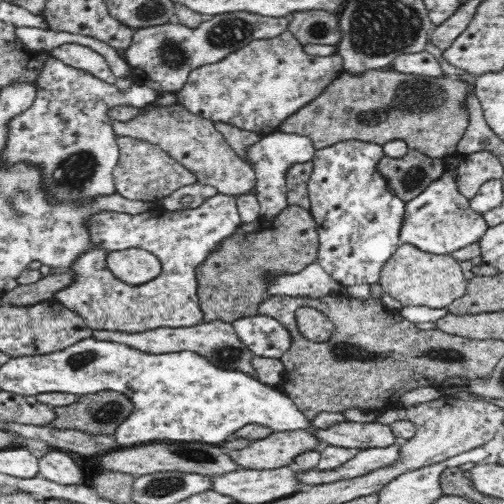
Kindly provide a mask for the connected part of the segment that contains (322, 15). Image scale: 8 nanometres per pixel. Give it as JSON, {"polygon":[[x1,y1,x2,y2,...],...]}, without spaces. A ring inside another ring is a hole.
{"polygon":[[298,12,290,18,289,31,302,46,338,47,341,42,339,15,330,12]]}

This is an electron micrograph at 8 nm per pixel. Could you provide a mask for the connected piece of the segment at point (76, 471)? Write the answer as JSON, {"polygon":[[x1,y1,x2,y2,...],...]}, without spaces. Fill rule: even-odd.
{"polygon":[[52,449,52,452,38,460,39,474,56,484,84,485,84,470,66,451]]}

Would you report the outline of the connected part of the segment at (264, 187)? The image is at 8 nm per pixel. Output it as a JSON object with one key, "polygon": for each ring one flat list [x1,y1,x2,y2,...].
{"polygon":[[274,130,267,135,262,134,259,144,249,149,249,158,252,161,252,169,256,171,258,184,254,188,254,194,260,201,260,214,262,217,272,218,280,214,288,206,286,196,285,174,292,163,305,163,312,161,317,149,312,138,298,134,288,134,280,130]]}

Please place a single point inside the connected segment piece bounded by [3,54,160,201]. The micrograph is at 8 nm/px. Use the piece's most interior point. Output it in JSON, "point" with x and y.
{"point":[67,130]}

